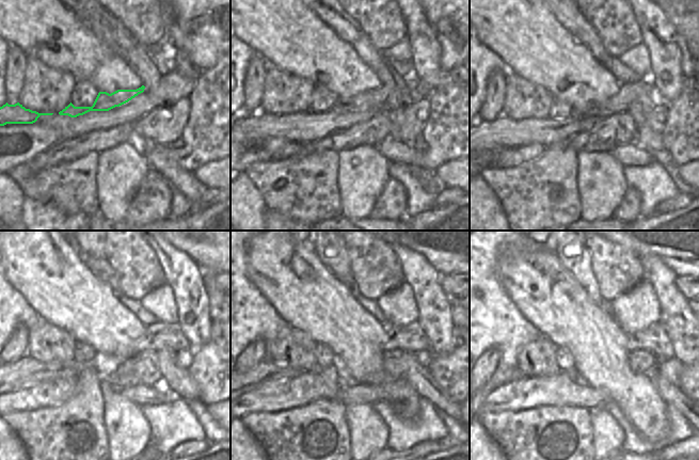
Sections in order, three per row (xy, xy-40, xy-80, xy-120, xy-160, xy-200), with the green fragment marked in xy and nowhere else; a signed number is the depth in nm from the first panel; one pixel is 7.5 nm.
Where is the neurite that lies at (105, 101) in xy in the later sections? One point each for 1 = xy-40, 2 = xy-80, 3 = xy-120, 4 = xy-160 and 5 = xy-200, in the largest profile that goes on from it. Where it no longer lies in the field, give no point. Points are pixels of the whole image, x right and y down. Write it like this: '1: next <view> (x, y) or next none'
1: next xy-40 (388, 96)
2: next xy-80 (645, 93)
3: next xy-120 (170, 335)
4: next xy-160 (410, 337)
5: next xy-200 (654, 338)

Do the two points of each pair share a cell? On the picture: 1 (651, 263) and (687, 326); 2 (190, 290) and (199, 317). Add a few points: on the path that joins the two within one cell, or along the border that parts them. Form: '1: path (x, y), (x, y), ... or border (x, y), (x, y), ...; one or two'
1: path (663, 279), (674, 310); one
2: path (193, 297), (194, 311); one

